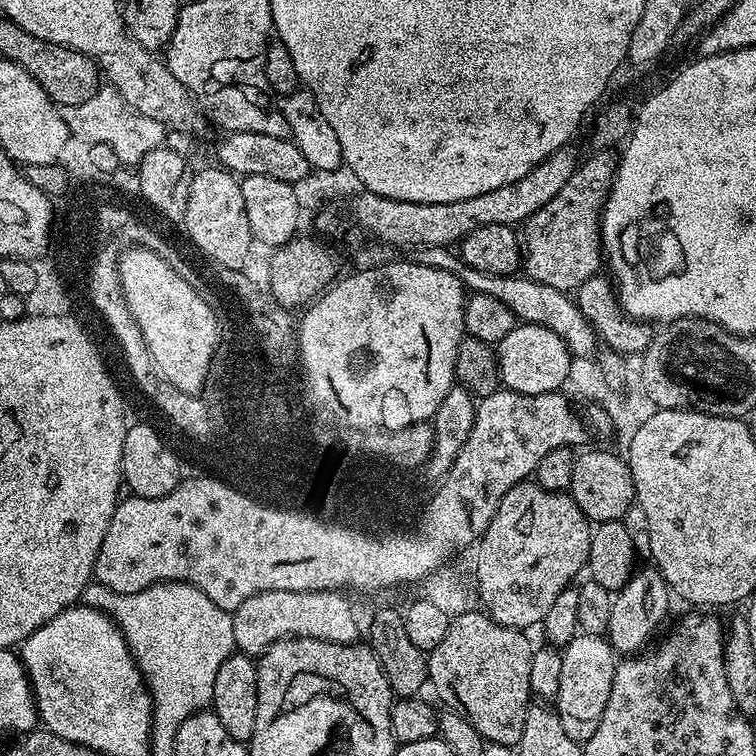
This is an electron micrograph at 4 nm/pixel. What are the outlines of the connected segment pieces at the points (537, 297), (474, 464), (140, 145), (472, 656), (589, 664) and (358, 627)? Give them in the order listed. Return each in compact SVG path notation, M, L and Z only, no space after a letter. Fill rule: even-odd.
M444 246L427 249L427 263L434 264L437 268L445 268L447 272L453 272L469 293L481 292L490 294L490 298L498 298L498 302L503 302L515 314L517 321L546 326L550 330L554 330L568 344L568 349L572 352L573 357L591 357L597 351L596 331L592 329L590 322L582 314L582 310L569 293L558 290L554 286L546 286L537 280L531 280L527 274L503 276L502 274L480 272L465 264L459 255L451 256L448 252L451 251Z
M501 390L483 397L476 405L476 417L469 438L466 439L461 452L457 454L456 461L447 475L452 479L450 484L468 484L468 488L454 486L452 490L468 490L470 496L478 494L480 502L484 500L492 504L494 496L499 498L501 493L507 494L515 484L527 481L535 473L538 462L542 462L542 458L546 458L550 450L582 443L587 438L588 432L584 429L579 414L568 405L564 395L563 391L531 396Z
M111 86L97 88L93 96L86 98L86 102L67 105L63 114L68 135L73 141L81 140L80 144L84 146L104 144L124 166L139 164L141 158L150 154L150 150L161 147L166 140L165 125L131 108L120 91Z
M477 610L449 619L446 638L442 638L442 642L438 642L438 646L427 653L430 688L448 703L445 705L459 709L476 727L478 734L490 744L519 745L522 730L526 727L526 710L534 696L530 686L530 662L534 644L524 636L527 635L521 629L502 626L491 616Z
M577 634L562 648L562 686L554 698L554 707L560 716L562 727L570 738L586 741L602 722L602 710L610 699L610 686L618 663L617 653L604 636Z
M266 590L262 594L254 594L232 613L234 642L239 651L253 658L288 636L309 636L335 644L357 643L362 636L362 624L356 621L356 612L347 598L339 591Z

